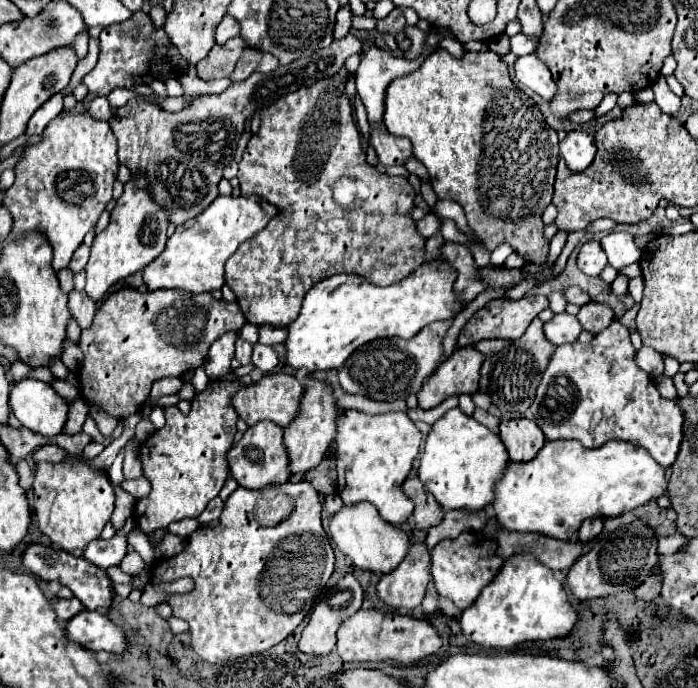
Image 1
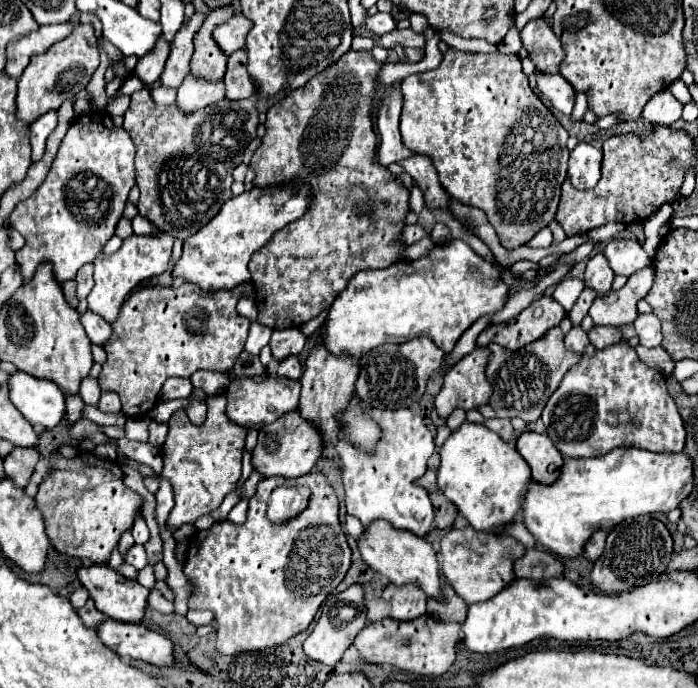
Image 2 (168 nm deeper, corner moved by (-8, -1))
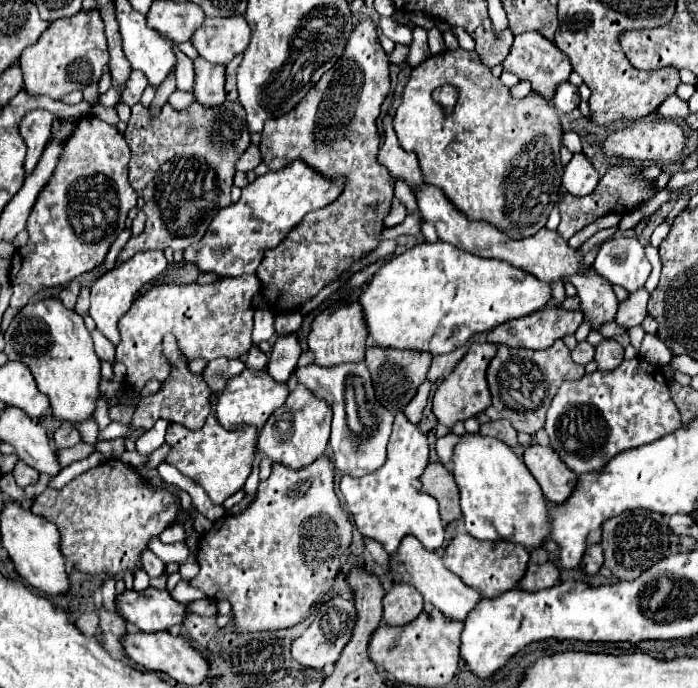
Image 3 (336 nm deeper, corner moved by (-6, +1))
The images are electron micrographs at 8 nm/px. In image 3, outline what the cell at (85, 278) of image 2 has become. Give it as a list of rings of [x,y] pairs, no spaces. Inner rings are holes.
[[[82,289],[82,291],[80,291],[80,297],[78,297],[78,303],[76,303],[76,307],[74,307],[74,311],[76,311],[78,315],[86,317],[86,315],[88,315],[88,309],[90,309],[90,291],[88,291],[88,289]]]

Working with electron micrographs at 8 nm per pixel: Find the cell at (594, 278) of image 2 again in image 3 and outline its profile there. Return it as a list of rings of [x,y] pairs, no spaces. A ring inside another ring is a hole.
[[[590,273],[590,277],[569,277],[566,282],[574,283],[580,297],[580,311],[584,313],[584,321],[592,325],[594,331],[600,331],[604,323],[614,321],[618,311],[618,299],[612,291],[612,285],[598,277],[598,273]]]

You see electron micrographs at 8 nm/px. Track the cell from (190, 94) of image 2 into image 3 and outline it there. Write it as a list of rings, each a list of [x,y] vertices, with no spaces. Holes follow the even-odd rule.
[[[174,91],[168,99],[168,103],[174,107],[174,109],[186,109],[190,103],[194,103],[194,95],[192,93],[182,93],[182,91]]]

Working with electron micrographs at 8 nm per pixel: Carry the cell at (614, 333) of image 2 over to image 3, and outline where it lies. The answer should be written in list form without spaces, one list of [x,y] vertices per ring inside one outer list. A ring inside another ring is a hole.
[[[606,339],[600,345],[596,345],[596,363],[600,371],[612,371],[620,367],[624,361],[624,347],[618,345],[614,339]]]

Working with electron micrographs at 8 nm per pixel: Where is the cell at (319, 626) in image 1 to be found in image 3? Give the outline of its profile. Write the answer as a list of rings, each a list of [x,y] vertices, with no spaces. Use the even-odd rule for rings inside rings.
[[[332,597],[330,601],[322,603],[316,611],[316,617],[312,625],[292,643],[292,659],[298,661],[302,667],[312,667],[312,669],[324,669],[330,663],[336,663],[344,645],[350,641],[350,633],[356,621],[356,609],[350,599],[342,597]]]

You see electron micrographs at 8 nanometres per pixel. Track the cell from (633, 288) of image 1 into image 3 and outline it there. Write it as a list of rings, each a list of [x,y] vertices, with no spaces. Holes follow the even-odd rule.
[[[646,335],[642,345],[640,345],[640,357],[648,363],[654,363],[654,365],[668,365],[672,361],[672,351],[656,337],[656,335]]]

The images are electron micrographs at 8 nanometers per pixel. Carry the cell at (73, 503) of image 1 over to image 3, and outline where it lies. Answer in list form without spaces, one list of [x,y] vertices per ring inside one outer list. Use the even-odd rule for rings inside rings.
[[[108,459],[100,463],[98,467],[74,477],[64,489],[54,491],[46,489],[42,495],[38,495],[32,501],[32,513],[48,519],[54,523],[62,535],[62,553],[66,559],[70,559],[78,571],[88,575],[122,575],[126,571],[138,571],[142,569],[142,553],[148,549],[148,541],[158,537],[166,527],[170,527],[176,521],[176,515],[180,511],[180,503],[176,497],[162,489],[148,485],[136,469],[128,467],[120,459]]]

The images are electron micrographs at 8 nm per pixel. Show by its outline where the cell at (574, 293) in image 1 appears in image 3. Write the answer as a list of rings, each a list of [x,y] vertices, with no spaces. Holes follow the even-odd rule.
[[[640,289],[638,293],[632,293],[626,301],[620,303],[616,323],[626,327],[626,329],[630,329],[634,325],[642,325],[642,321],[648,315],[648,311],[646,311],[648,299],[650,299],[650,293],[646,289]]]

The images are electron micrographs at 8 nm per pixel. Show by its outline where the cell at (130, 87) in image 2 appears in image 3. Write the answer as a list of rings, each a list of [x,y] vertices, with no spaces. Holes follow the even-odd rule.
[[[110,87],[106,93],[98,95],[98,103],[104,105],[104,107],[114,107],[114,105],[120,101],[120,95],[122,95],[122,87],[120,87],[120,89]]]

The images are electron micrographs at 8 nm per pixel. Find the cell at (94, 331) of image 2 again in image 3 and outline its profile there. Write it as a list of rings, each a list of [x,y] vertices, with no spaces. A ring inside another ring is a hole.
[[[94,331],[92,333],[92,339],[94,339],[94,347],[96,347],[96,355],[102,359],[102,361],[108,361],[110,365],[114,365],[116,361],[114,361],[114,345],[102,335],[102,333],[98,333],[98,331]]]

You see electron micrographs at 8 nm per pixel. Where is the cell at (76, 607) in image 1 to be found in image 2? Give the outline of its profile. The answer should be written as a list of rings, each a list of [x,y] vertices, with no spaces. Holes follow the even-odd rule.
[[[88,599],[86,605],[80,607],[76,613],[80,615],[80,619],[82,619],[82,623],[84,623],[86,627],[98,627],[100,619],[104,619],[104,615],[94,607],[94,601],[92,601],[92,599]]]

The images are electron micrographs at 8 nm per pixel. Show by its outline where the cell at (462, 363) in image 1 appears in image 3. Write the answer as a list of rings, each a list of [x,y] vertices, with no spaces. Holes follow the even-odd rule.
[[[474,341],[468,349],[468,353],[462,357],[462,361],[456,365],[456,369],[438,385],[436,395],[432,399],[432,413],[436,415],[438,423],[452,429],[458,421],[466,421],[470,417],[476,417],[478,413],[486,411],[492,405],[488,383],[486,383],[486,369],[488,363],[494,359],[498,345],[488,341]]]

